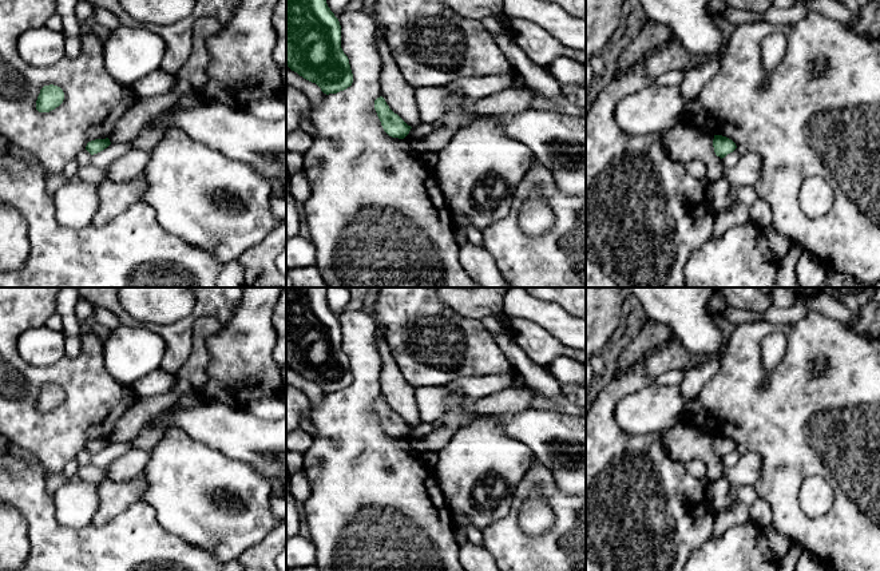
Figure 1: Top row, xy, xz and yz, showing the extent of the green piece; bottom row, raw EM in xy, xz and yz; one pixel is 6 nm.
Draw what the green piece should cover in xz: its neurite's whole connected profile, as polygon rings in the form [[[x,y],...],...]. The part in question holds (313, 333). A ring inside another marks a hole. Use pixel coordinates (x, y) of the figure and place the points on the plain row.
[[[286,288],[286,365],[316,382],[326,394],[353,382],[349,358],[341,348],[341,325],[326,304],[328,288]]]

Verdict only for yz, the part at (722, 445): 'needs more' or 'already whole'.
already whole

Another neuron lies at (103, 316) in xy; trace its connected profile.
[[[95,308],[94,318],[108,330],[112,330],[120,325],[118,316],[106,308]]]

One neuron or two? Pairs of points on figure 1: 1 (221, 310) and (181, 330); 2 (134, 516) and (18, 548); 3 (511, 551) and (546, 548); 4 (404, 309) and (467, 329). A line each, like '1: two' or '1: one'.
1: one
2: two
3: one
4: one

